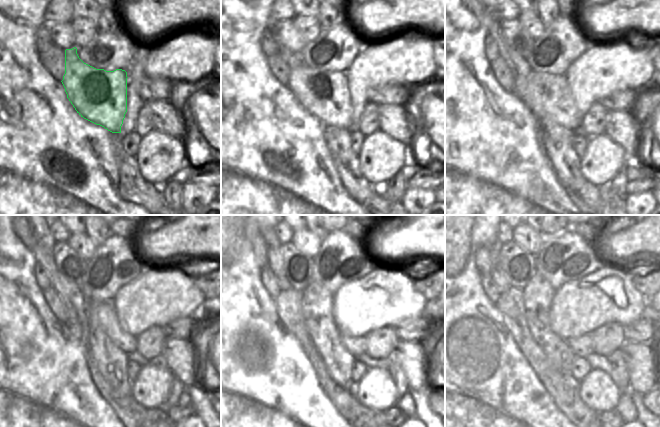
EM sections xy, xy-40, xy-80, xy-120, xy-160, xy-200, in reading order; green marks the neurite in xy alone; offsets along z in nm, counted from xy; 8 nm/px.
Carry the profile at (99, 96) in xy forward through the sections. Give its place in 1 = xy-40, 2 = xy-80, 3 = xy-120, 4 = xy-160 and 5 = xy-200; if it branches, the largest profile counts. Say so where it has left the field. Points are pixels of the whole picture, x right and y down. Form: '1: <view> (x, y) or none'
1: xy-40 (325, 94)
2: xy-80 (544, 94)
3: xy-120 (105, 311)
4: xy-160 (357, 346)
5: xy-200 (582, 346)

